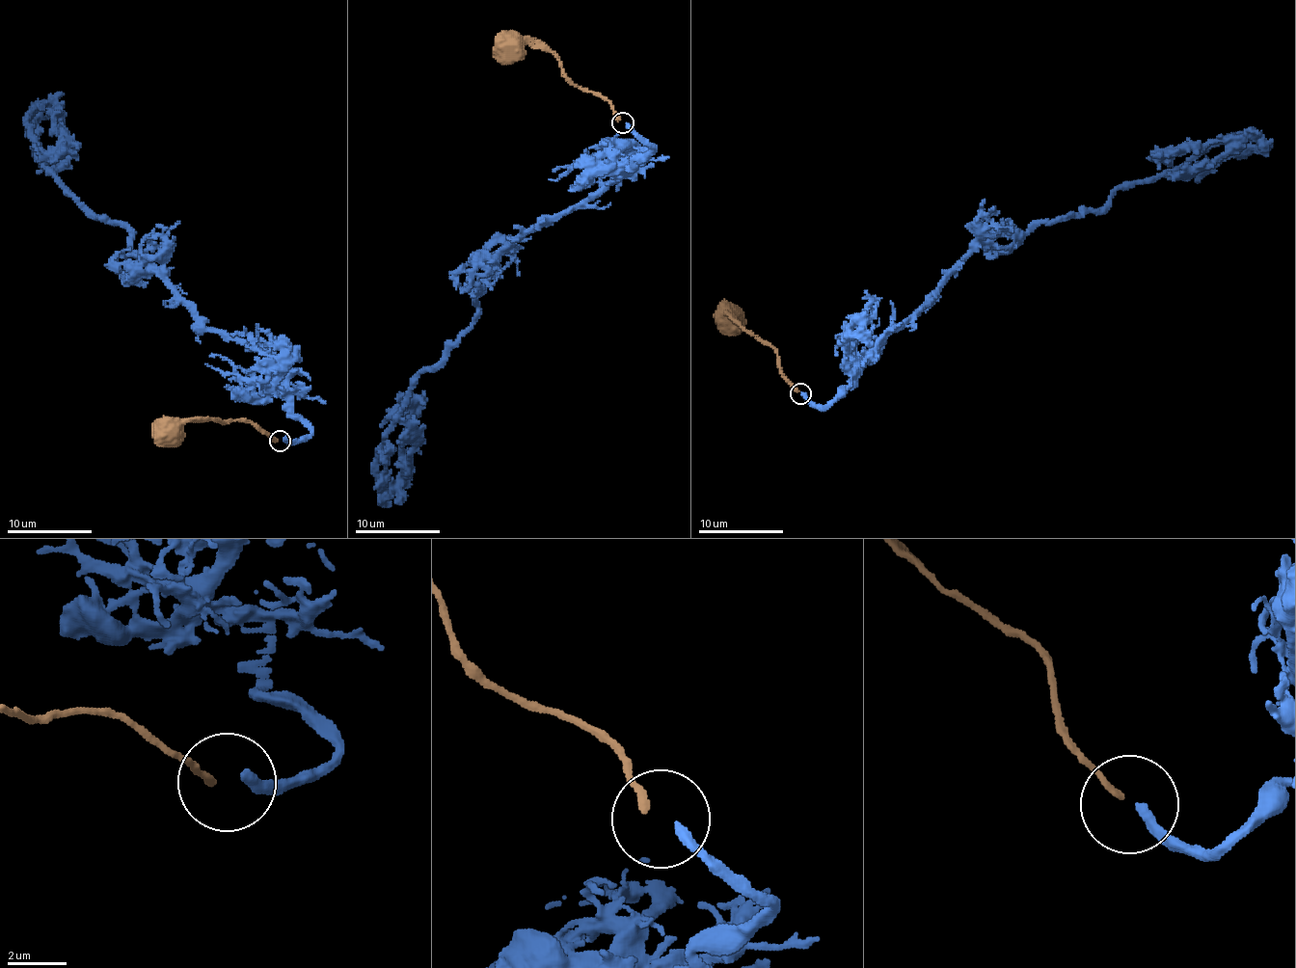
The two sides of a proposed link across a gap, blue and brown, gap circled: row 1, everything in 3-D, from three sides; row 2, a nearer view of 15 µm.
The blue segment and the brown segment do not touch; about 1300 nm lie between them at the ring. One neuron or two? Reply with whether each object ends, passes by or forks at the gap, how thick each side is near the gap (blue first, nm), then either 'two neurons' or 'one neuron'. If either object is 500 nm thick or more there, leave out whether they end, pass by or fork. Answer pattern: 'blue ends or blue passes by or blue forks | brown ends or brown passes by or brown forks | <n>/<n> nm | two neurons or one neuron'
blue ends | brown ends | 360/220 nm | two neurons

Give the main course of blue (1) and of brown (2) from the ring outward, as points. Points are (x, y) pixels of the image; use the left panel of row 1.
1: (283, 440), (310, 431), (262, 352), (208, 330), (129, 228), (88, 213), (52, 172), (65, 146), (50, 98)
2: (277, 441), (250, 422), (235, 420), (227, 423), (212, 419), (180, 421), (166, 431)

